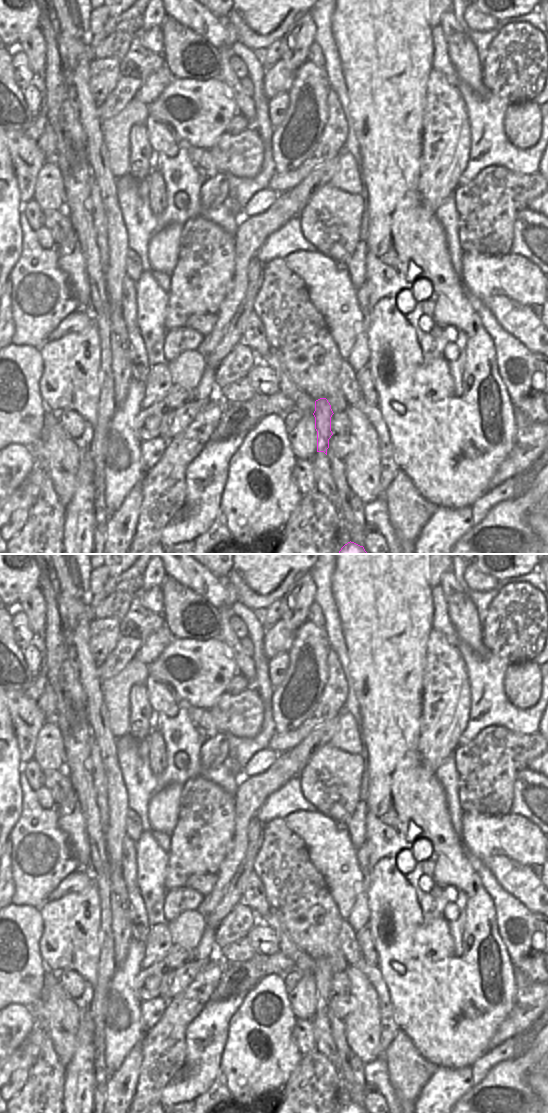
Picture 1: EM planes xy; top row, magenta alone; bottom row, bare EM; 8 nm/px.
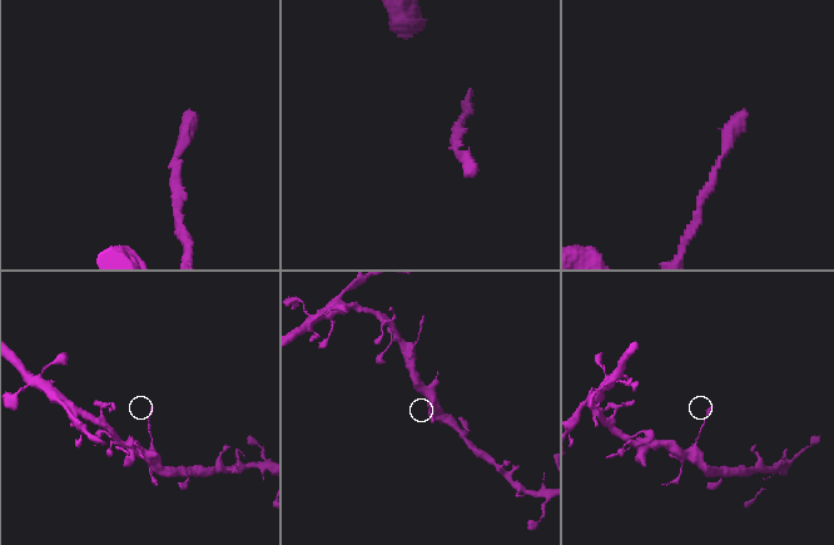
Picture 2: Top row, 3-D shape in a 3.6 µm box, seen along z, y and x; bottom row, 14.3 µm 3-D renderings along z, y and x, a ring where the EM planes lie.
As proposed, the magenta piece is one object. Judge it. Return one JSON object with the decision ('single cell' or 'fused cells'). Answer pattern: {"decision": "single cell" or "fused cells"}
{"decision": "fused cells"}

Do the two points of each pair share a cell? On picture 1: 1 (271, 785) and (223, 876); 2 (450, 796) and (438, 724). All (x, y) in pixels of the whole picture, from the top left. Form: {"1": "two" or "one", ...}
{"1": "one", "2": "two"}

